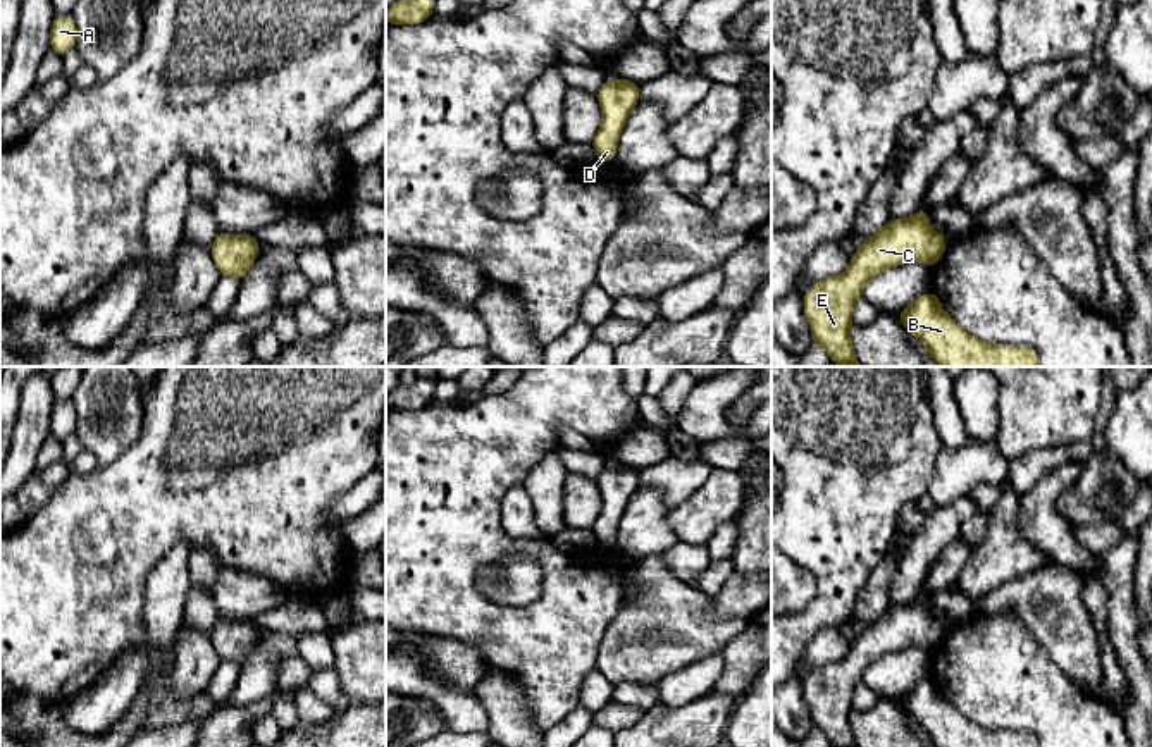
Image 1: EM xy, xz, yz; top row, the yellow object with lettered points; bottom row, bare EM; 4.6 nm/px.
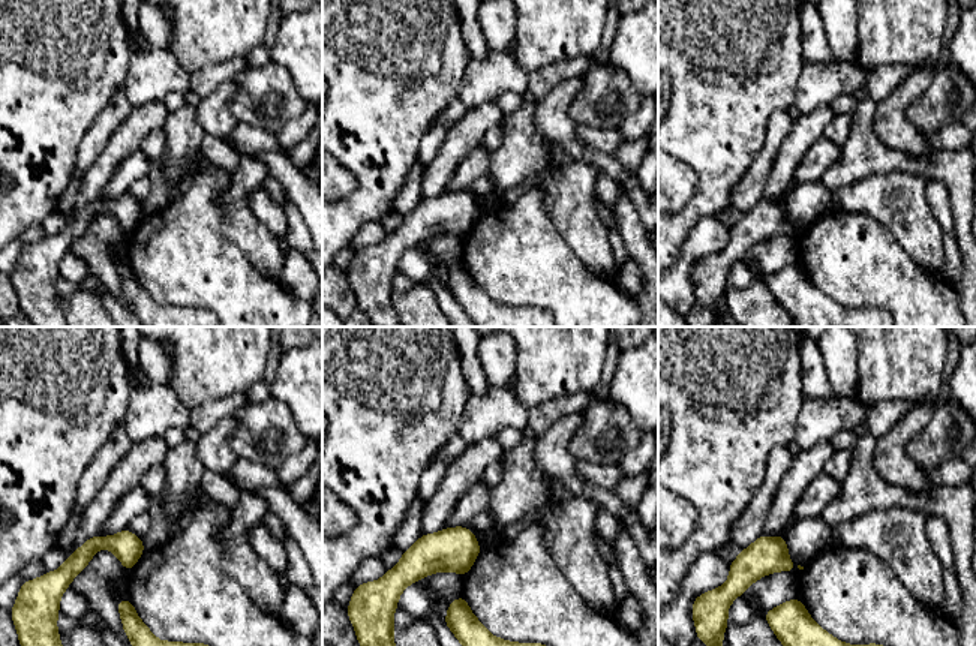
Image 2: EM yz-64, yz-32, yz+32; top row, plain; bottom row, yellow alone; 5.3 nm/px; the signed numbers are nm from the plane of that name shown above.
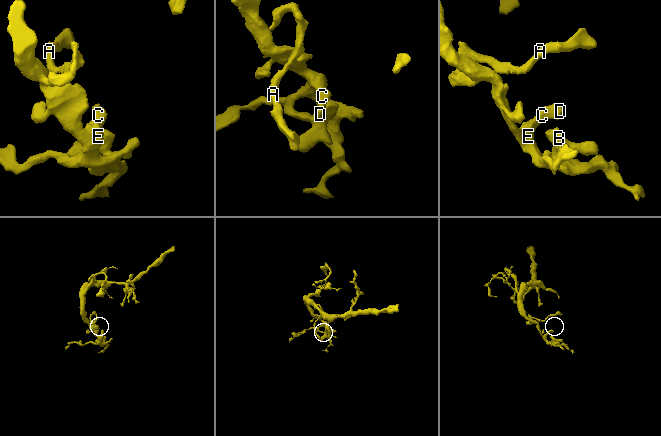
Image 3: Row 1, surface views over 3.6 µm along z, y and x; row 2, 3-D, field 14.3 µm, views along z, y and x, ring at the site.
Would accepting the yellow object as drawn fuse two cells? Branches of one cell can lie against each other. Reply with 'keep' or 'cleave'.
keep

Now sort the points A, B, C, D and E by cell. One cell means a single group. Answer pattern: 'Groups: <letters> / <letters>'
Groups: A B C D E

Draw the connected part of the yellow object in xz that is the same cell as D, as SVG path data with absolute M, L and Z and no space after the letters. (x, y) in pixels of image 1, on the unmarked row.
M623 463L618 466L604 465L596 482L603 496L603 508L591 530L598 547L610 549L616 539L625 506L639 489L639 470Z

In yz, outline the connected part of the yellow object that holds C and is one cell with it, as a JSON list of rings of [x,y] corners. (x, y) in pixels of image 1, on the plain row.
[[[923,594],[904,606],[890,604],[875,621],[864,625],[844,659],[808,673],[804,699],[811,709],[813,728],[820,730],[832,747],[858,747],[849,714],[852,692],[864,671],[894,651],[921,647],[935,652],[945,633],[944,621],[930,614]]]

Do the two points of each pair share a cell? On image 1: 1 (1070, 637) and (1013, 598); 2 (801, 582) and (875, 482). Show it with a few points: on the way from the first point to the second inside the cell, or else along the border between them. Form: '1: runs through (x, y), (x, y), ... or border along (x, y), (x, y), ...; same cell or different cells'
1: runs through (1061, 620), (1028, 587); same cell
2: border along (789, 558), (815, 582), (811, 599), (799, 611); different cells

